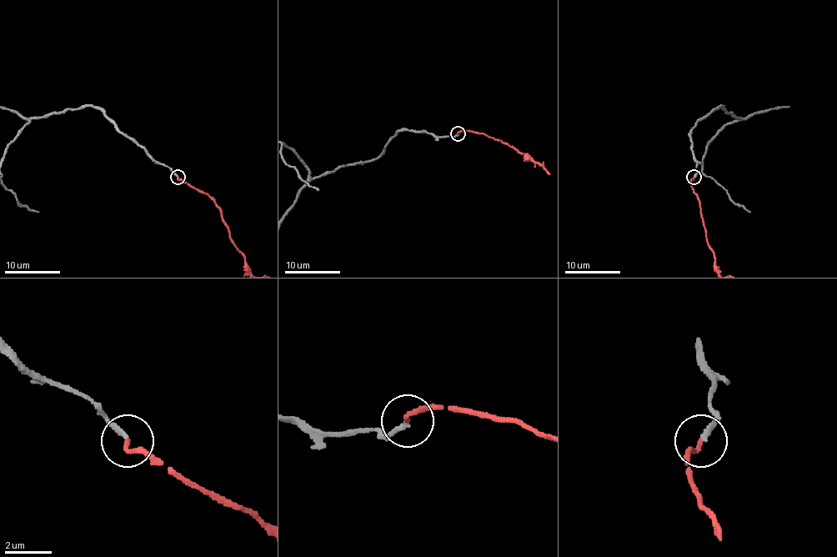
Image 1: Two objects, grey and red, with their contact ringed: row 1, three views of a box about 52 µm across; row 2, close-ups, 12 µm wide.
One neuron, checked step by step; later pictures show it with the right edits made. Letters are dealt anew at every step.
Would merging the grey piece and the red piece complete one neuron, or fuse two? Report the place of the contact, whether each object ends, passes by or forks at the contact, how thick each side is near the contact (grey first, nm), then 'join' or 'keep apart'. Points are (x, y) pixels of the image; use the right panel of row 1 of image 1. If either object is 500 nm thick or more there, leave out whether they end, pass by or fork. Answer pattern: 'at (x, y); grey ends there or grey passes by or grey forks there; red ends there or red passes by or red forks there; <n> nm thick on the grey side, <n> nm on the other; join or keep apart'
at (694, 177); grey ends there; red ends there; 200 nm thick on the grey side, 200 nm on the other; join

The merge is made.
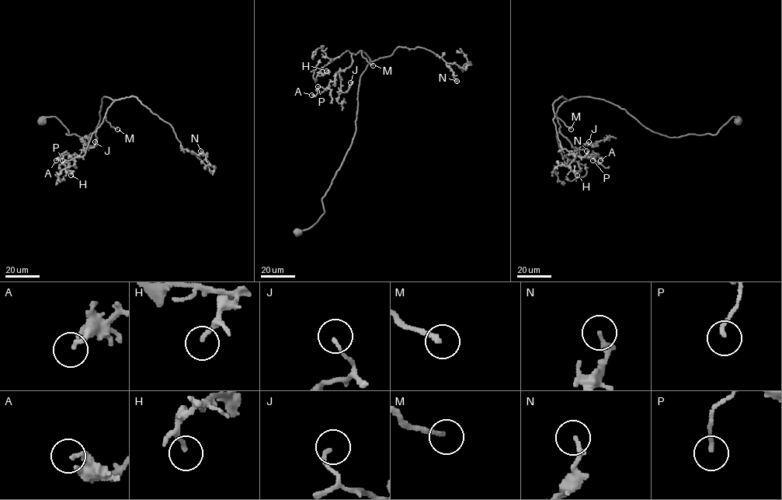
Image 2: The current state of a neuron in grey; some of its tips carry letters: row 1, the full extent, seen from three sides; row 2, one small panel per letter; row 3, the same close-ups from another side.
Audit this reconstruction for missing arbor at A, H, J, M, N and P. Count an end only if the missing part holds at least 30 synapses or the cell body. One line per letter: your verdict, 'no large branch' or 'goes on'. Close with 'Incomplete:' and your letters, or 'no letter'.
A: no large branch
H: no large branch
J: no large branch
M: goes on
N: no large branch
P: no large branch
Incomplete: M

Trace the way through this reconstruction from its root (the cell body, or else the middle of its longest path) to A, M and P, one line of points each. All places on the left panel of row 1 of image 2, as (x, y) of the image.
A: (41, 122), (55, 117), (66, 134), (86, 137), (102, 98), (113, 100), (95, 145), (56, 160)
M: (41, 122), (55, 117), (66, 134), (86, 137), (96, 129), (106, 96), (113, 100), (106, 120), (117, 129)
P: (41, 122), (55, 117), (66, 134), (86, 137), (102, 98), (113, 100), (95, 145), (62, 160)

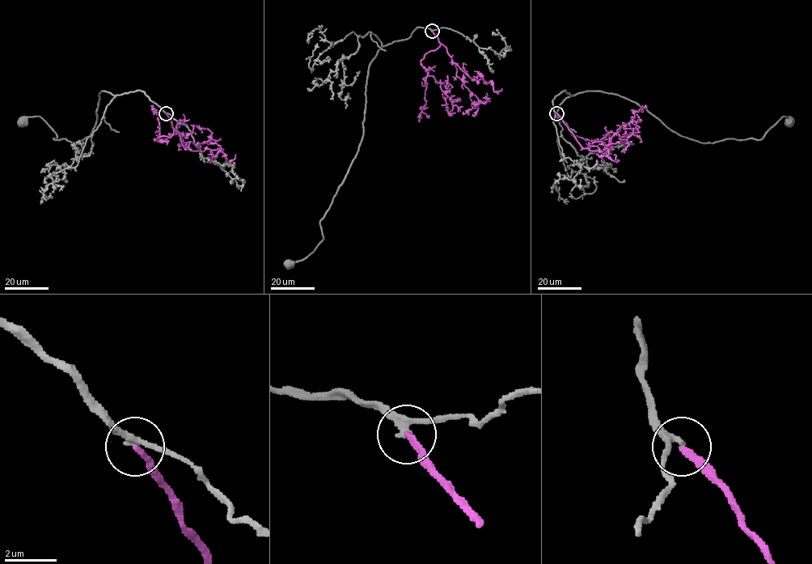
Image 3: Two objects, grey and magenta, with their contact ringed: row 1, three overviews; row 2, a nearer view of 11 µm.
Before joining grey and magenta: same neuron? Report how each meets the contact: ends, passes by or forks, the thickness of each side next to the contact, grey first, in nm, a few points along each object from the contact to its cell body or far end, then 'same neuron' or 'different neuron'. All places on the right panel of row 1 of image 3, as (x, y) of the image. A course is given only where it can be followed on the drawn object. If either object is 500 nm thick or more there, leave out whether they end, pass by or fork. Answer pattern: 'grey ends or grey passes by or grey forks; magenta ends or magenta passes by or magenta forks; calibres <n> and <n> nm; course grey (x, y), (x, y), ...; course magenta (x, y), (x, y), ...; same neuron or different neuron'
grey passes by; magenta ends; calibres 200 and 240 nm; course grey (556, 113), (552, 100), (563, 91), (594, 91), (636, 102), (701, 142), (760, 139), (783, 116), (791, 123); course magenta (556, 113), (584, 148), (600, 142), (608, 145), (615, 143), (631, 136), (633, 129), (639, 127), (637, 125); same neuron

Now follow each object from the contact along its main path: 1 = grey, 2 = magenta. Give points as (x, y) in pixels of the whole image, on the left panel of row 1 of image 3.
1: (166, 113), (142, 91), (102, 91), (95, 125), (79, 142), (53, 138), (56, 133), (39, 116), (22, 123)
2: (166, 113), (173, 129), (179, 133), (185, 148), (190, 142), (196, 145), (212, 138), (212, 133), (196, 125)

